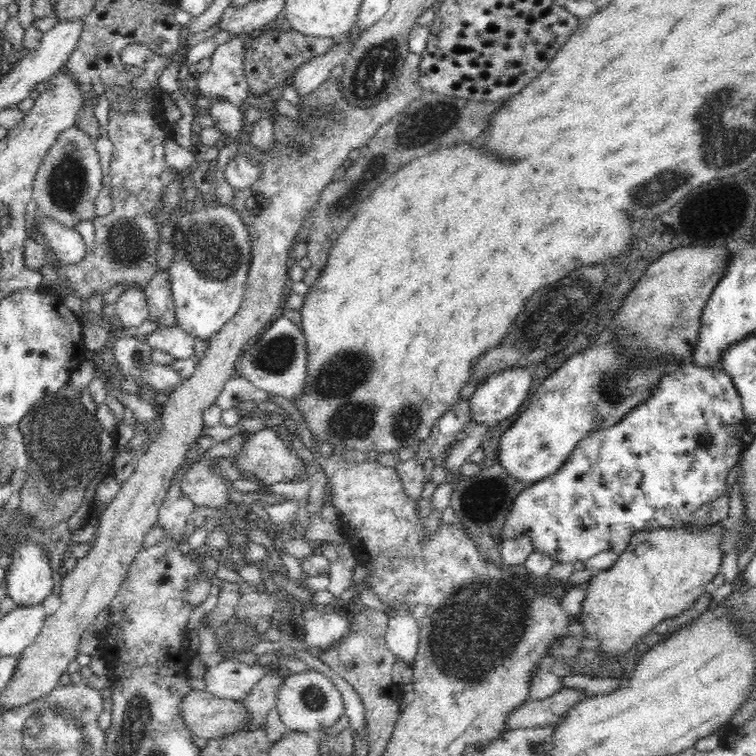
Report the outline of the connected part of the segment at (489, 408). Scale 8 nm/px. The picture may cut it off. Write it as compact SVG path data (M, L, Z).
M508 367L491 374L469 398L472 423L490 428L515 416L528 398L532 369Z

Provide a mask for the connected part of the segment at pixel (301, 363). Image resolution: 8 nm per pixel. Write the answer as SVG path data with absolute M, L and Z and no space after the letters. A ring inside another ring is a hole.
M280 313L267 326L263 336L247 346L240 356L237 374L247 378L256 388L268 394L283 396L294 402L304 390L307 373L306 337L302 328Z

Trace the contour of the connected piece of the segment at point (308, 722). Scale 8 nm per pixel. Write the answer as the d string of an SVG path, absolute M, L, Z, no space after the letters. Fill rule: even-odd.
M316 671L287 675L278 691L277 703L280 718L292 731L308 733L310 730L322 731L332 726L344 714L343 700L340 691L324 674Z

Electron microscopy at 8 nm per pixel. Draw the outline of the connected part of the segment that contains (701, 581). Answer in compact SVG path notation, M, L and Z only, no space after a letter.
M726 522L703 529L700 529L700 526L685 529L681 523L674 528L656 528L652 532L636 533L631 538L628 549L620 555L614 565L593 574L582 601L582 612L576 616L586 636L597 642L597 650L609 658L620 656L626 650L630 650L656 624L688 610L700 594L705 592L706 584L720 572L720 564L724 558L721 544L729 528Z

